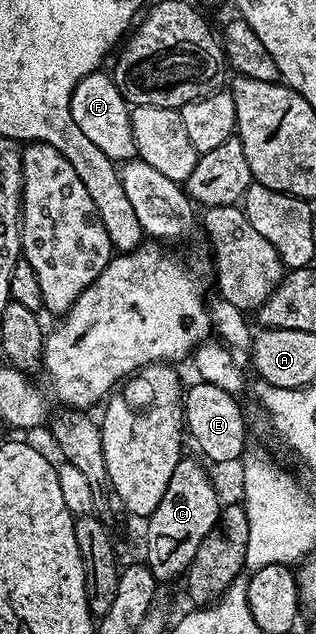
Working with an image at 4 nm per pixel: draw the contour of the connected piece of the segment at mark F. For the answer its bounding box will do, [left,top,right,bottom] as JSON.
[70,71,136,163]

